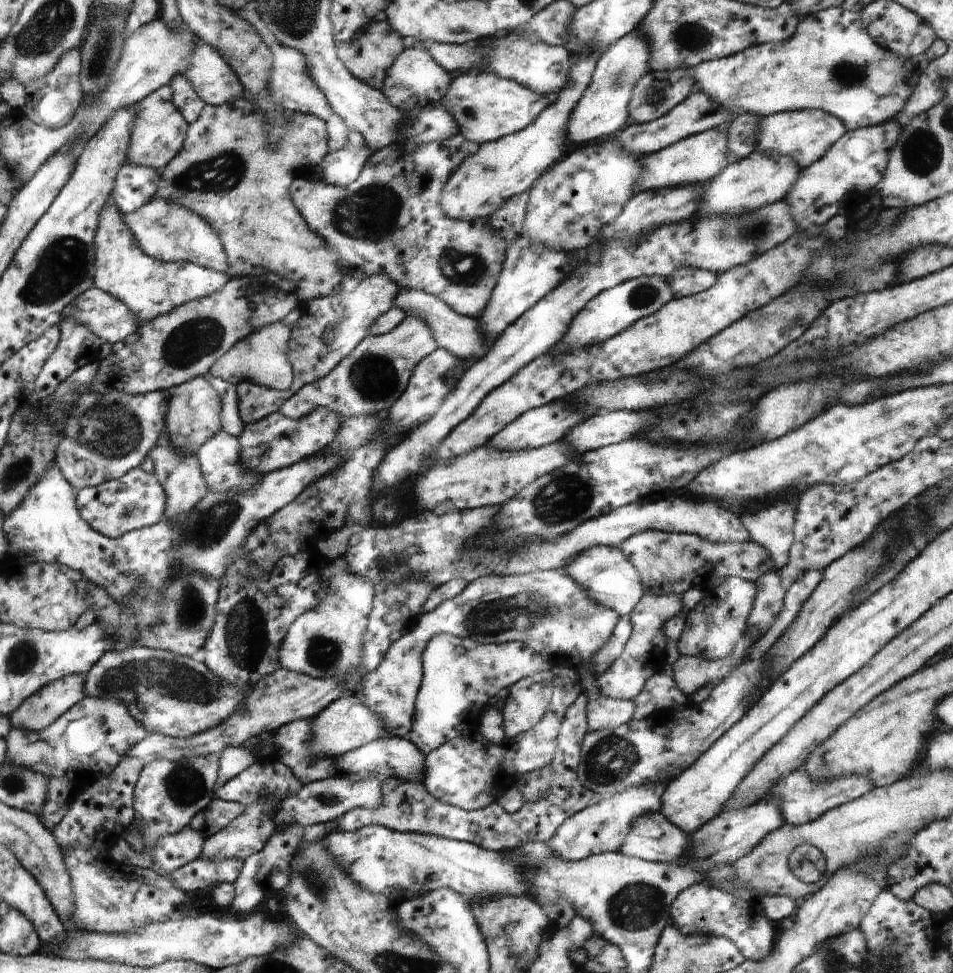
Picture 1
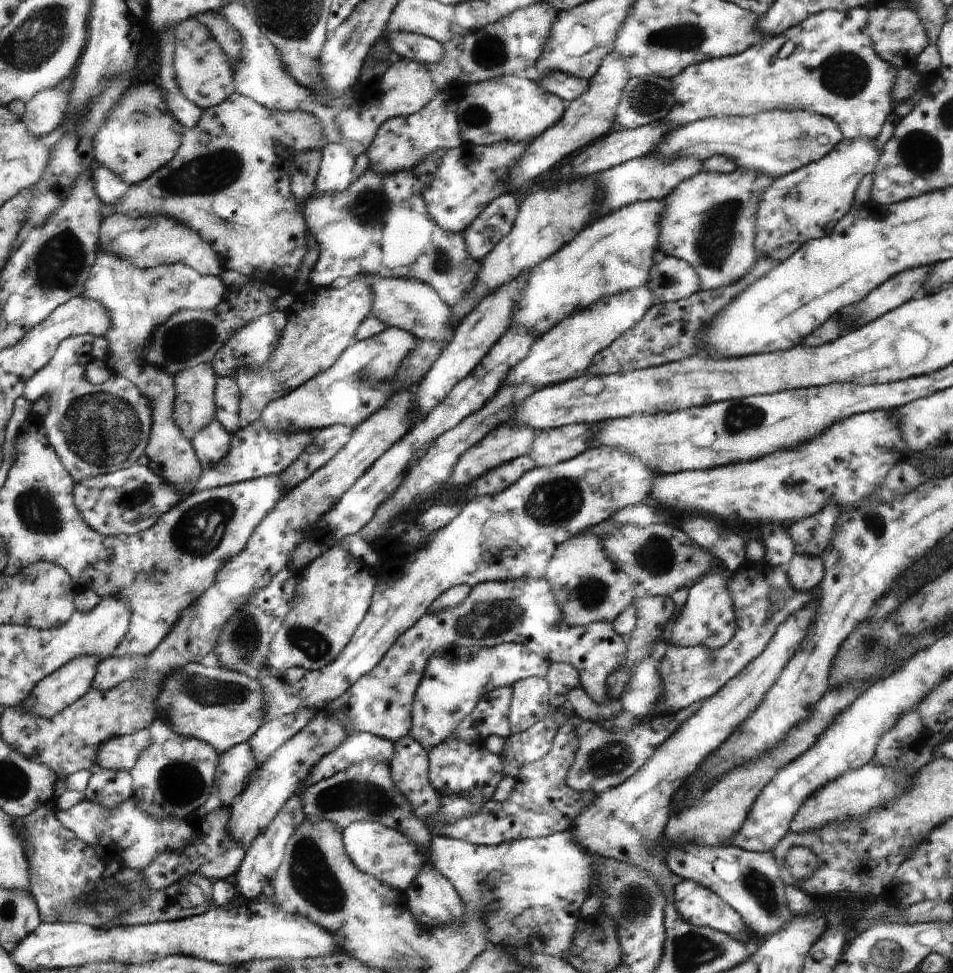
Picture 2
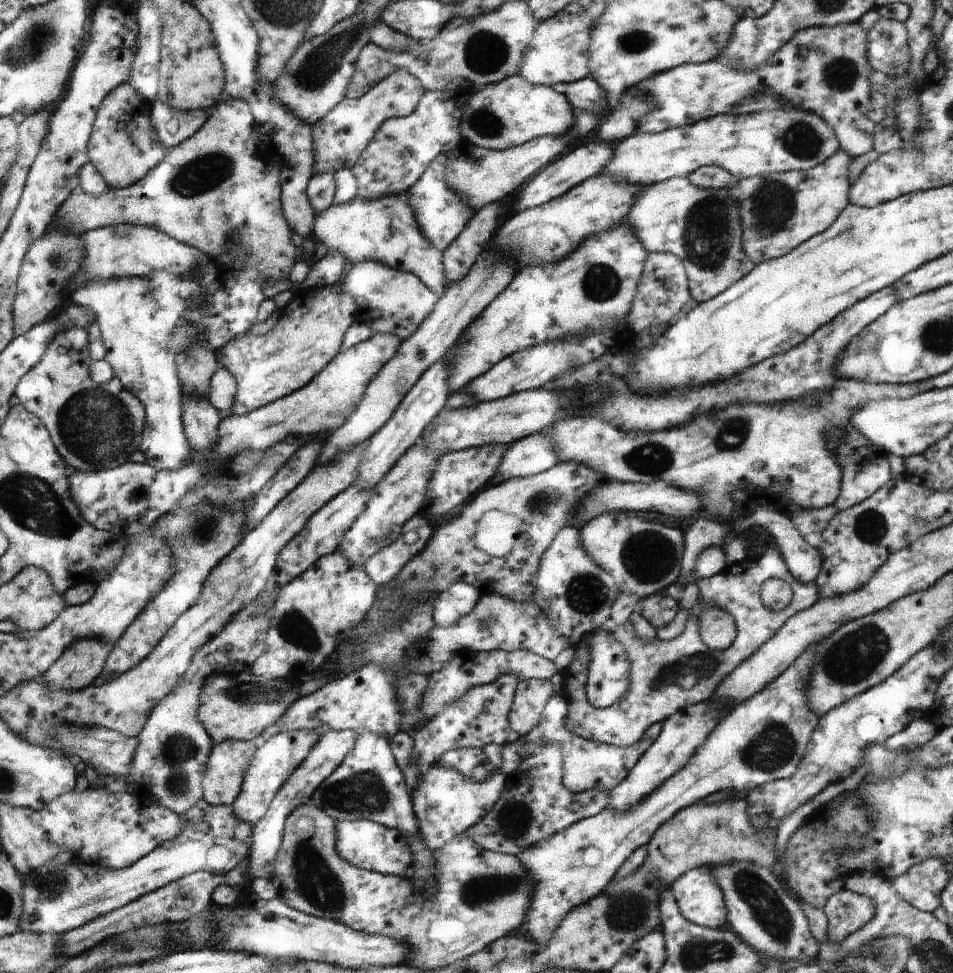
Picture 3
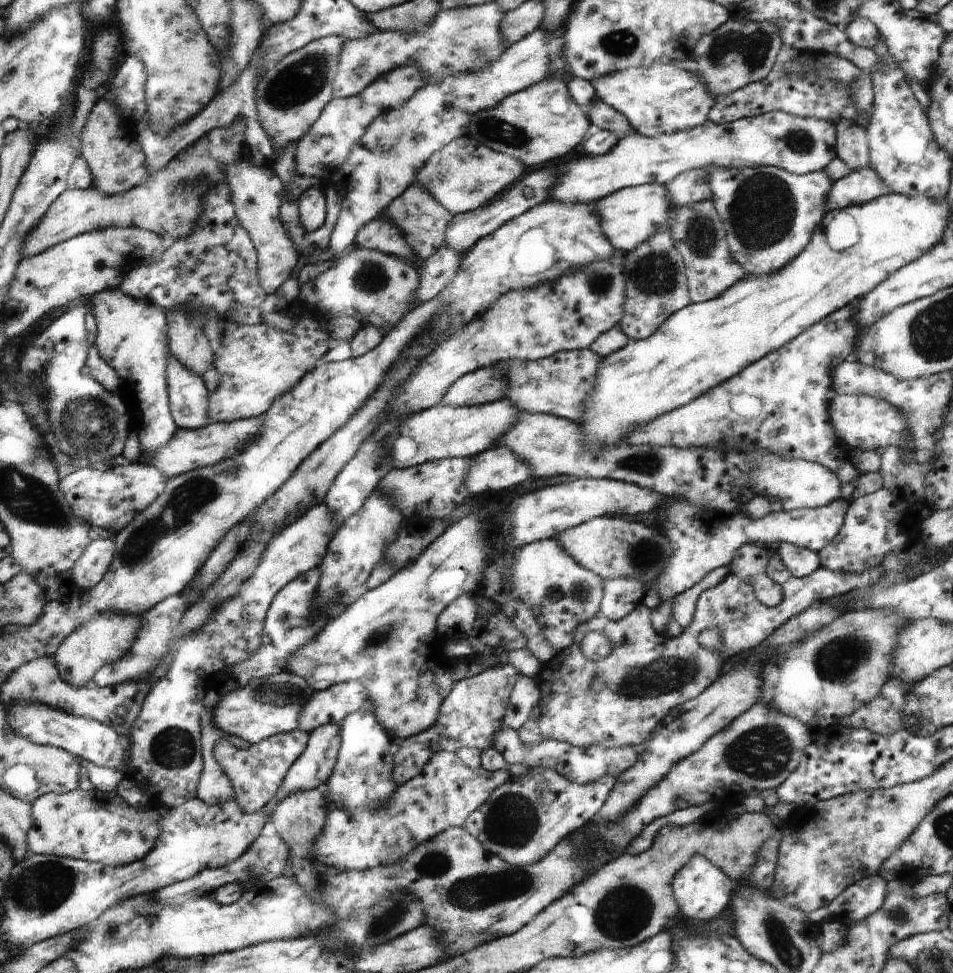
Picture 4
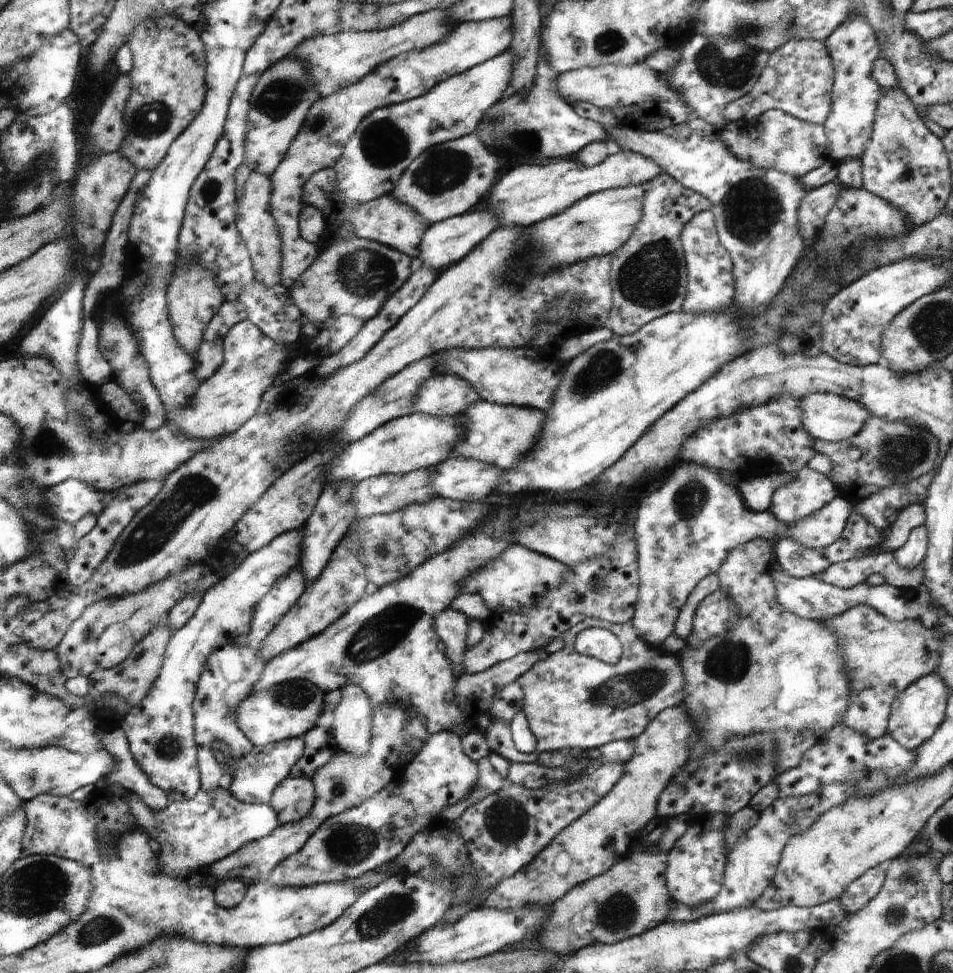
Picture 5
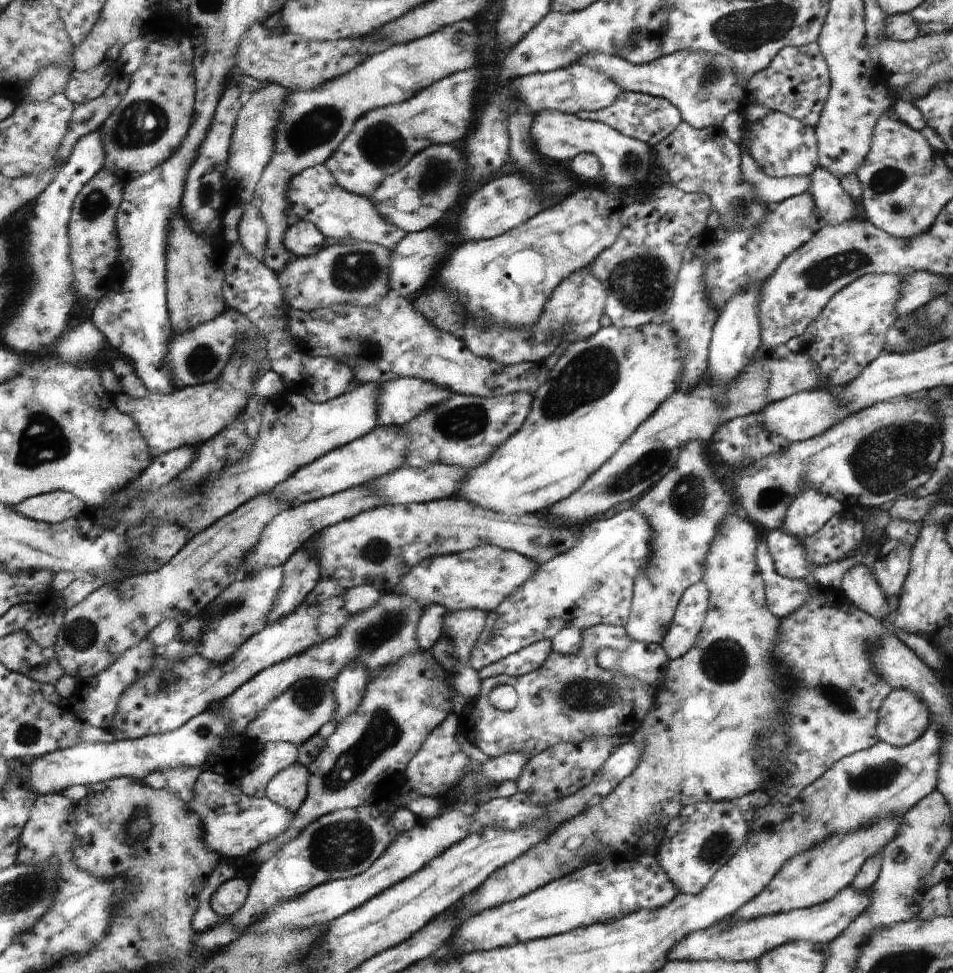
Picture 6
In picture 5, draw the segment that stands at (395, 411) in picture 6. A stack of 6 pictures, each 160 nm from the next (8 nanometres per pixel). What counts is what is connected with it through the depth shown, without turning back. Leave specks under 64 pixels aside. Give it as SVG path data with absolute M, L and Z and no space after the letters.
M438 375L428 379L414 399L414 412L441 417L459 415L463 410L482 399L475 388L459 376Z

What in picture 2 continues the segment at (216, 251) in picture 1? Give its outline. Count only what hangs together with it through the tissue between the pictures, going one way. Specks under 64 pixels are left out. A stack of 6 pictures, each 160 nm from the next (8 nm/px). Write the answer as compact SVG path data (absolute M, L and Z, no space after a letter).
M112 214L104 217L100 229L100 250L128 260L136 267L149 268L161 265L182 264L200 272L200 274L219 276L223 270L223 261L200 234L181 226L173 219L164 216L136 216Z

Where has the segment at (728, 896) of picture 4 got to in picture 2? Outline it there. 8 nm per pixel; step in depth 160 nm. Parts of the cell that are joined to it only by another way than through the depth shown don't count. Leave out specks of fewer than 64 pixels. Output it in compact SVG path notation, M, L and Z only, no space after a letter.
M680 879L674 886L672 899L685 922L734 934L742 943L748 940L749 927L742 916L701 883Z

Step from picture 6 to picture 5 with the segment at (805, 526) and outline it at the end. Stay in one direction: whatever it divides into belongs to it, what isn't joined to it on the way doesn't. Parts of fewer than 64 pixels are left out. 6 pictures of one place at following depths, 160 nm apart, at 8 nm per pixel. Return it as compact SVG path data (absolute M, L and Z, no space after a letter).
M806 465L797 470L790 484L779 486L772 495L769 511L783 523L794 524L812 516L837 496L833 482Z

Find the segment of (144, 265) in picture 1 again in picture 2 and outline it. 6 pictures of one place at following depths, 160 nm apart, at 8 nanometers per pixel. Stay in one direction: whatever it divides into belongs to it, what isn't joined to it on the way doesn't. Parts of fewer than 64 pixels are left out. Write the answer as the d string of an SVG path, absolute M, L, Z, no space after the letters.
M99 249L89 281L80 294L82 298L100 302L109 312L110 329L105 338L112 352L108 365L113 375L122 376L134 384L151 404L152 437L145 450L146 457L150 459L148 467L166 482L182 490L182 493L191 491L190 488L201 478L202 466L193 450L192 440L176 422L176 376L144 362L137 353L149 344L158 326L164 325L174 314L180 310L214 310L225 299L227 290L228 287L219 276L200 274L182 264L141 268Z

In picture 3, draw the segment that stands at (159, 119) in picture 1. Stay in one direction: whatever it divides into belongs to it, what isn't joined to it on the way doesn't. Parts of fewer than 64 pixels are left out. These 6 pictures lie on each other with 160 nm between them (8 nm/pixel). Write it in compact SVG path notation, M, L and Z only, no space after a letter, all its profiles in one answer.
M126 82L126 86L117 86L97 109L88 144L89 164L98 169L110 188L125 189L136 184L168 156L169 148L159 141L153 129L151 106L151 101L143 99Z

